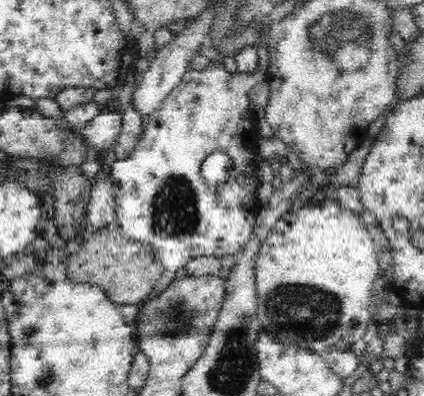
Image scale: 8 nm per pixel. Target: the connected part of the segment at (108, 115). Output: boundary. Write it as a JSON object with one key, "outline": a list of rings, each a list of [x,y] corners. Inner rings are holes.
{"outline":[[[119,111],[104,112],[100,118],[92,118],[81,130],[82,140],[96,151],[112,149],[122,130],[122,115]]]}

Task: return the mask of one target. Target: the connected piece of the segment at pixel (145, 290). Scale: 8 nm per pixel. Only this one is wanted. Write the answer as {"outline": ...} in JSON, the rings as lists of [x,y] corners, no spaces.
{"outline":[[[114,220],[91,238],[82,243],[77,253],[72,253],[68,260],[68,277],[74,282],[91,283],[101,286],[112,302],[138,305],[153,292],[155,286],[163,282],[166,272],[158,261],[152,244],[135,242],[126,238],[120,225]]]}

